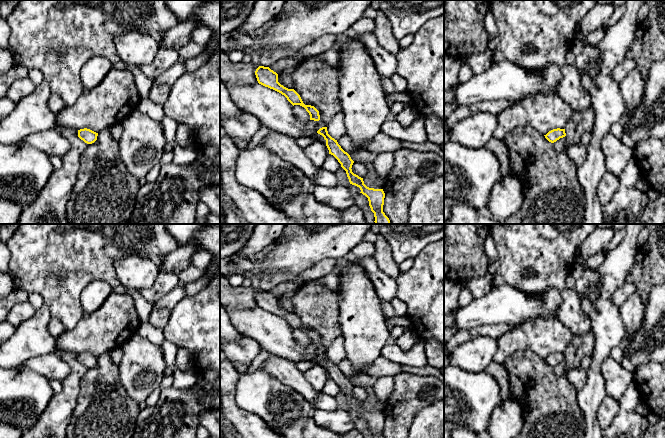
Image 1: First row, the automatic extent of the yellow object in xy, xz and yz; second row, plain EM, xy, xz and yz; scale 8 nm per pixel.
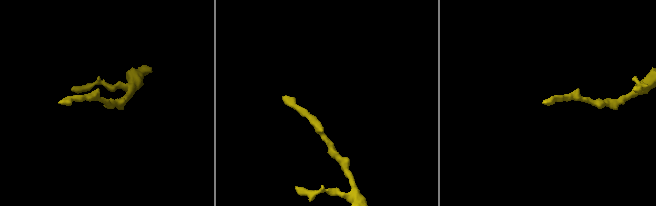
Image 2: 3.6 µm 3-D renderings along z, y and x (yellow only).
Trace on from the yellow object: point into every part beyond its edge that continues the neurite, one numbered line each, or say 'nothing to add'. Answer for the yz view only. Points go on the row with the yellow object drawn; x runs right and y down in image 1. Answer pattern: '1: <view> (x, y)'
nothing to add

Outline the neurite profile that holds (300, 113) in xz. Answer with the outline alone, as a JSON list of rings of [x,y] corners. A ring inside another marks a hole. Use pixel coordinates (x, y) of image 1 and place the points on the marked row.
[[[300,105],[293,106],[293,114],[296,119],[302,123],[306,123],[310,120],[310,115],[306,109]]]

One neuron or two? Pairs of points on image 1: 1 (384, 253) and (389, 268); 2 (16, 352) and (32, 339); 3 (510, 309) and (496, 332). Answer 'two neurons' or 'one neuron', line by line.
1: one neuron
2: one neuron
3: two neurons

